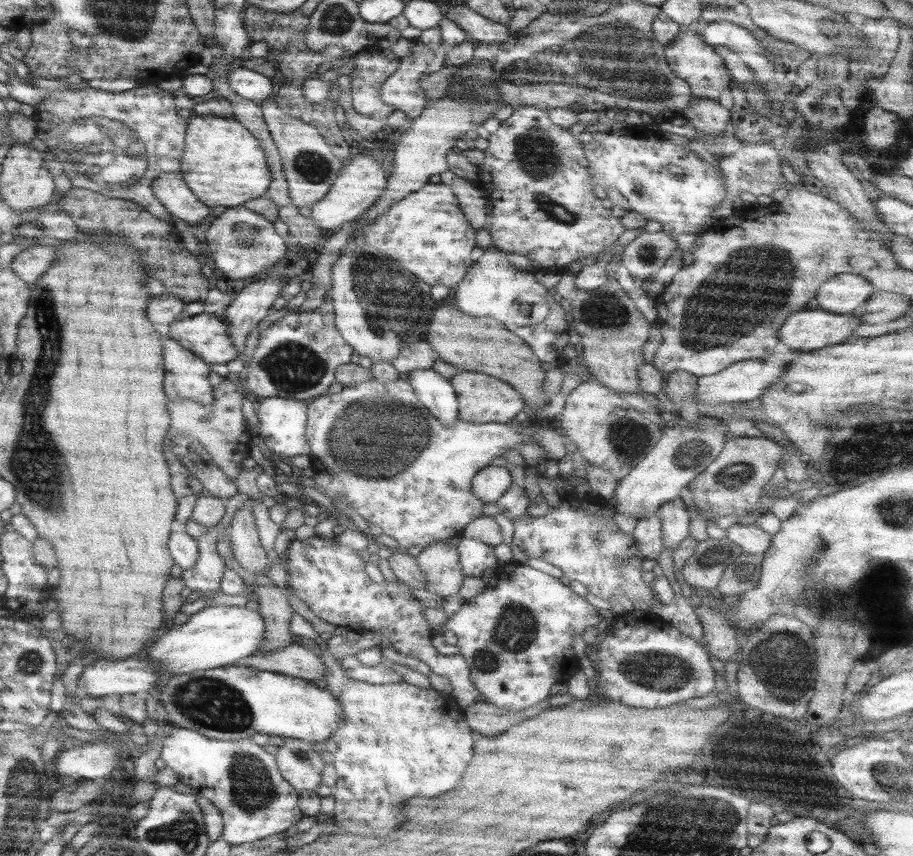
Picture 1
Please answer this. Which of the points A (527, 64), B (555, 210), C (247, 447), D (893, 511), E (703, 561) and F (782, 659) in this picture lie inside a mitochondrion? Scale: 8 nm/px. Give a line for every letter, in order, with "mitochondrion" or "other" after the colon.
A: mitochondrion
B: mitochondrion
C: other
D: mitochondrion
E: other
F: mitochondrion

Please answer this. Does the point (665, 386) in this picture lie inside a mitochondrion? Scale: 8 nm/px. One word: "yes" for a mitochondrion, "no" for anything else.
no

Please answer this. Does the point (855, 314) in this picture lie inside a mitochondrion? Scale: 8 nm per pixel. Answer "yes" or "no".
no

